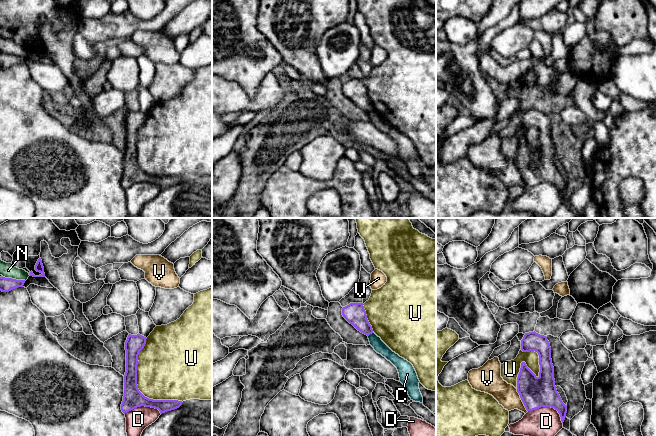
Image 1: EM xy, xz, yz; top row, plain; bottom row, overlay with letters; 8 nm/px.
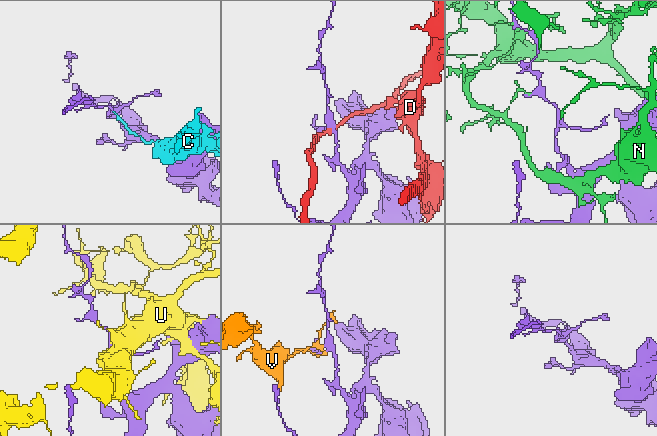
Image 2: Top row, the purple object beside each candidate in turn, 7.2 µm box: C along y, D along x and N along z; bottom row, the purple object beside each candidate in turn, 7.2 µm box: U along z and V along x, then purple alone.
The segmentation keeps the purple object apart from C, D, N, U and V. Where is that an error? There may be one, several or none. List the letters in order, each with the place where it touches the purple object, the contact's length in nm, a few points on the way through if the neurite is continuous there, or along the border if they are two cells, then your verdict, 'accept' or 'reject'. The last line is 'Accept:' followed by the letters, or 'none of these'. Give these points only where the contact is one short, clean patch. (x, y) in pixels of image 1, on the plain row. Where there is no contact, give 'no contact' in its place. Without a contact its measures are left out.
C: xz (370, 109) | 60 nm | along xz (373, 108), (368, 112) | reject
D: yz (549, 182) | 300 nm | reject
N: xy (14, 55) | 190 nm | reject
U: xy (137, 162) | 600 nm | reject
V: yz (521, 175) | 200 nm | reject
Accept: none of these

